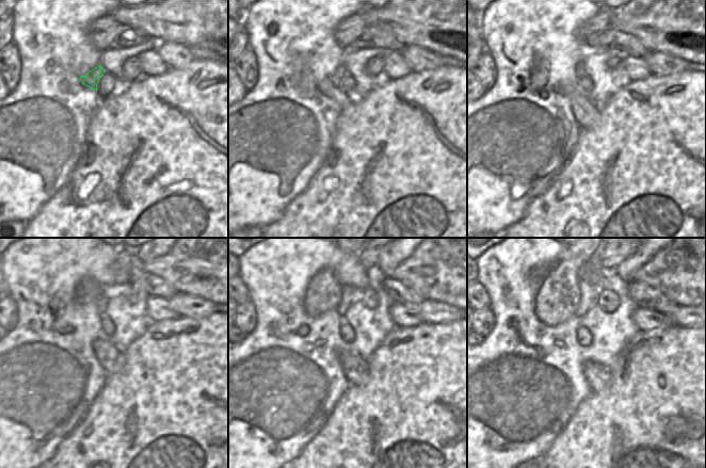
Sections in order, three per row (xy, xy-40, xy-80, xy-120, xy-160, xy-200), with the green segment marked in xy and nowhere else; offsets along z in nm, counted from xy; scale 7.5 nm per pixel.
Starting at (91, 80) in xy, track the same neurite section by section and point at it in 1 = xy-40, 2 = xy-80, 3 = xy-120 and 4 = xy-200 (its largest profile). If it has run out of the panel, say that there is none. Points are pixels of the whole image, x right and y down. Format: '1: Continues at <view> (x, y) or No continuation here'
1: Continues at xy-40 (330, 87)
2: Continues at xy-80 (587, 115)
3: Continues at xy-120 (112, 360)
4: Continues at xy-200 (598, 377).

